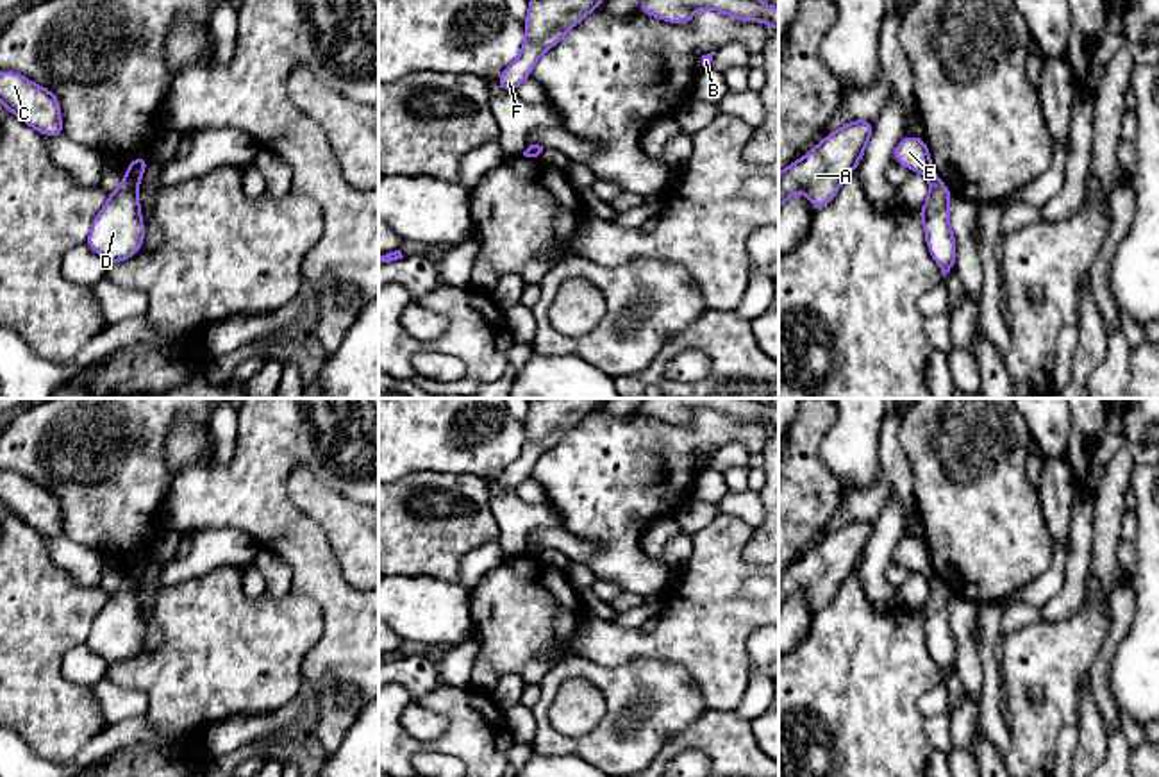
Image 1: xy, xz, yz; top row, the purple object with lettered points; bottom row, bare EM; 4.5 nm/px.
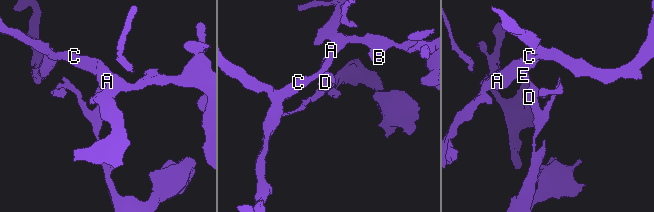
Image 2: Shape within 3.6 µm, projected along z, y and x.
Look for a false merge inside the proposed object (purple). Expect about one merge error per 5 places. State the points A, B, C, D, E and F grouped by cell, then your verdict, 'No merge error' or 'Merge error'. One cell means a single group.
Groups: A B C E F / D. Merge error

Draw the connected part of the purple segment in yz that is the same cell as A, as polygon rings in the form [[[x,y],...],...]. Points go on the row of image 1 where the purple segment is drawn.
[[[855,120],[825,136],[800,161],[779,173],[779,211],[795,193],[805,191],[813,209],[827,205],[857,168],[873,132],[873,120]]]

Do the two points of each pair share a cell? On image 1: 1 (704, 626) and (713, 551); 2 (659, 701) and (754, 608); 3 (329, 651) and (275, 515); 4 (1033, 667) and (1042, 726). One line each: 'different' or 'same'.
1: same
2: different
3: same
4: same

